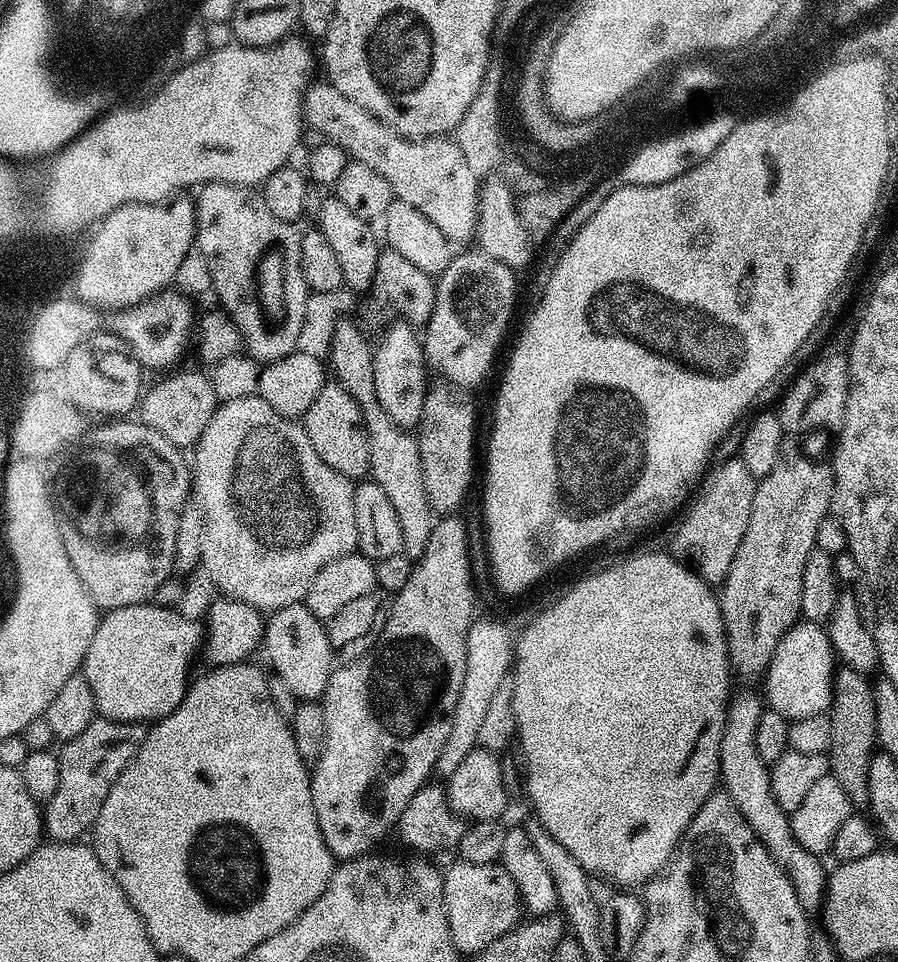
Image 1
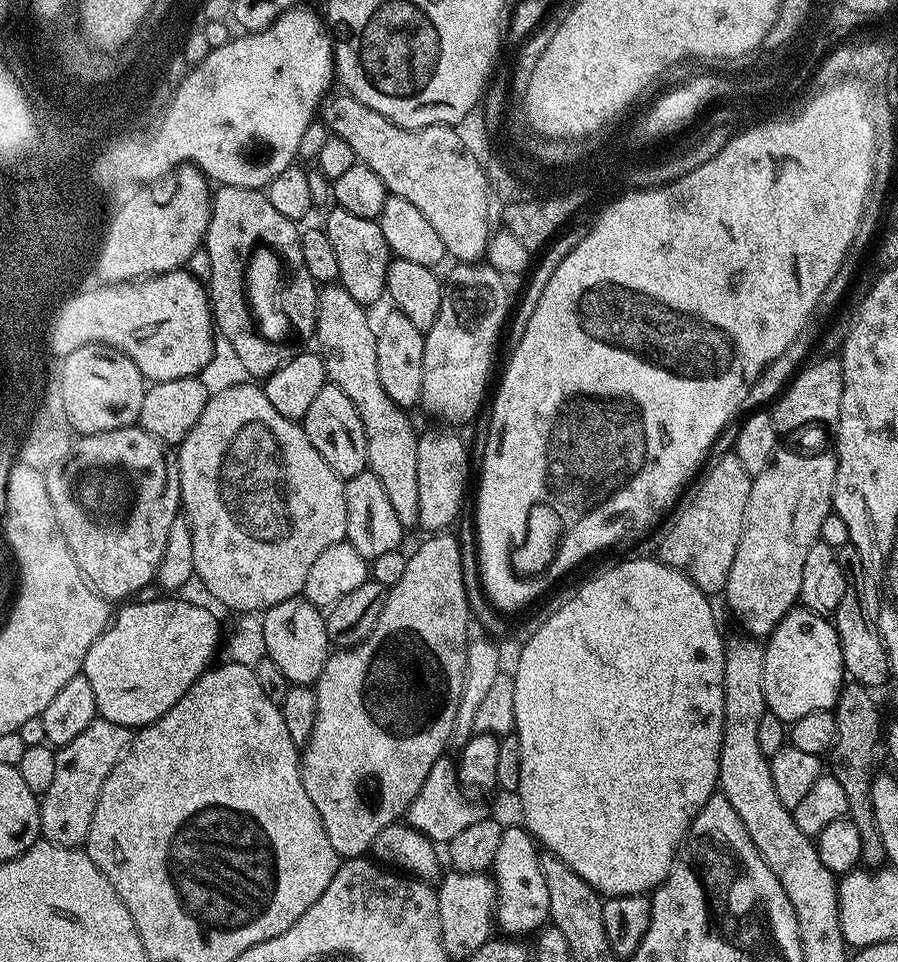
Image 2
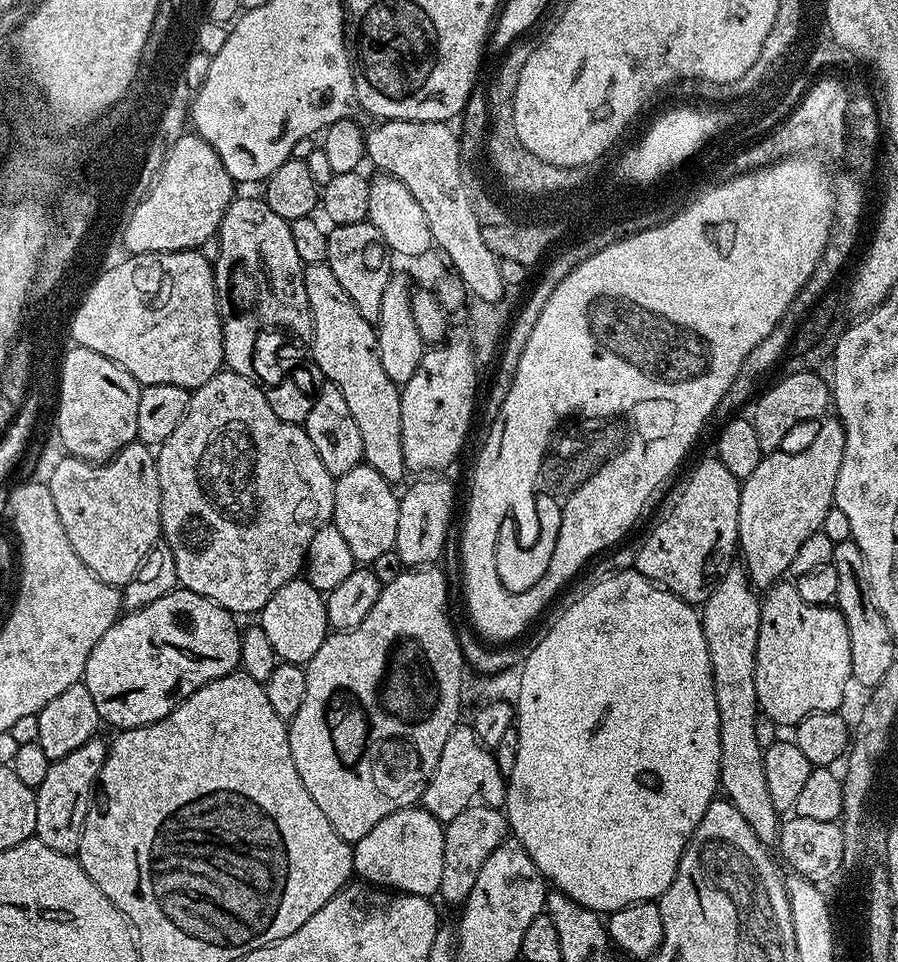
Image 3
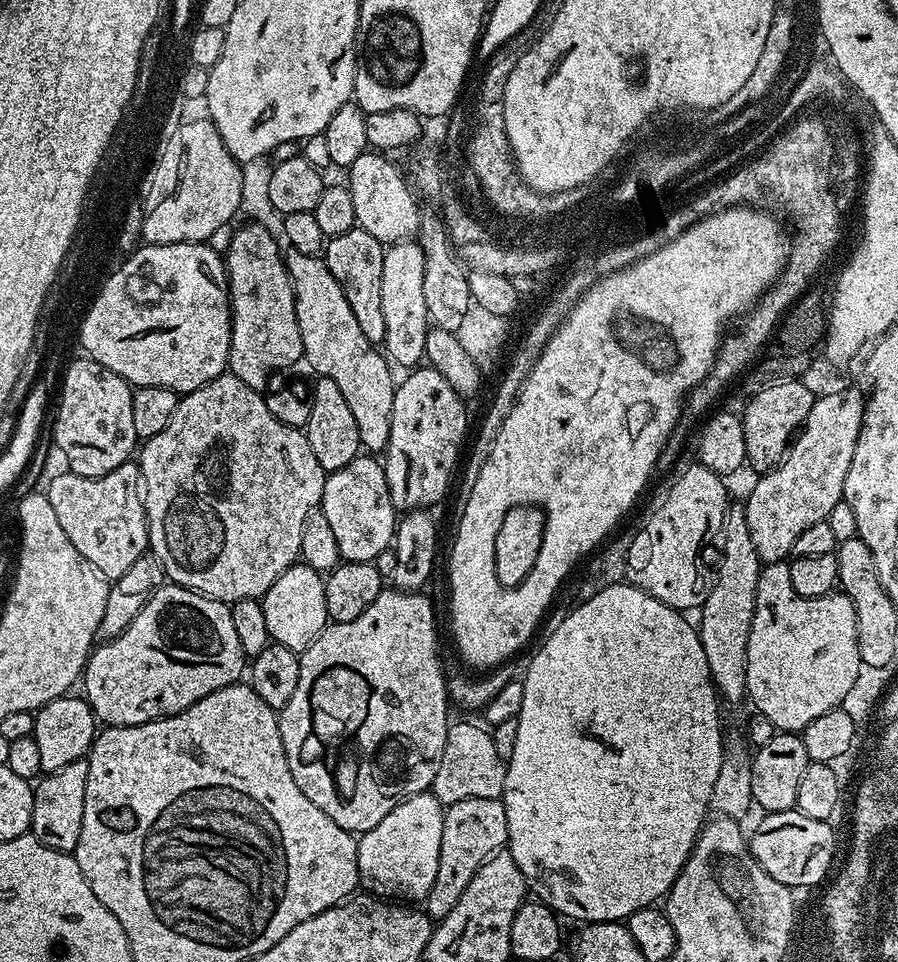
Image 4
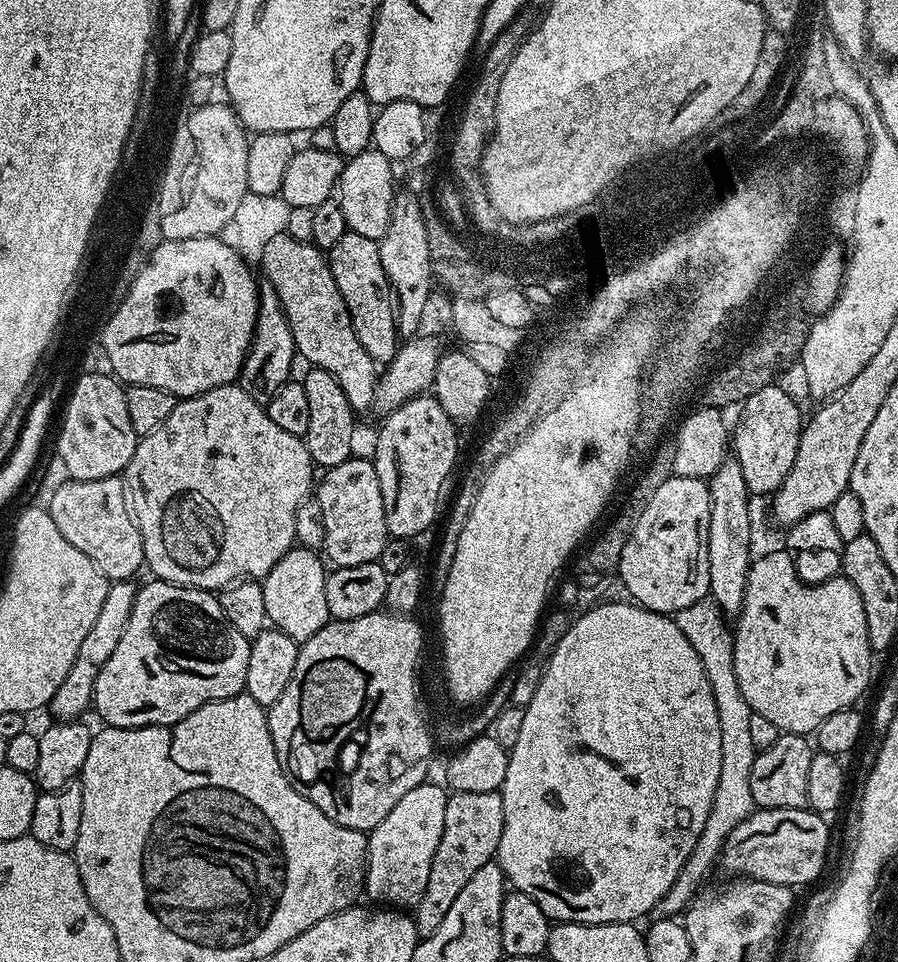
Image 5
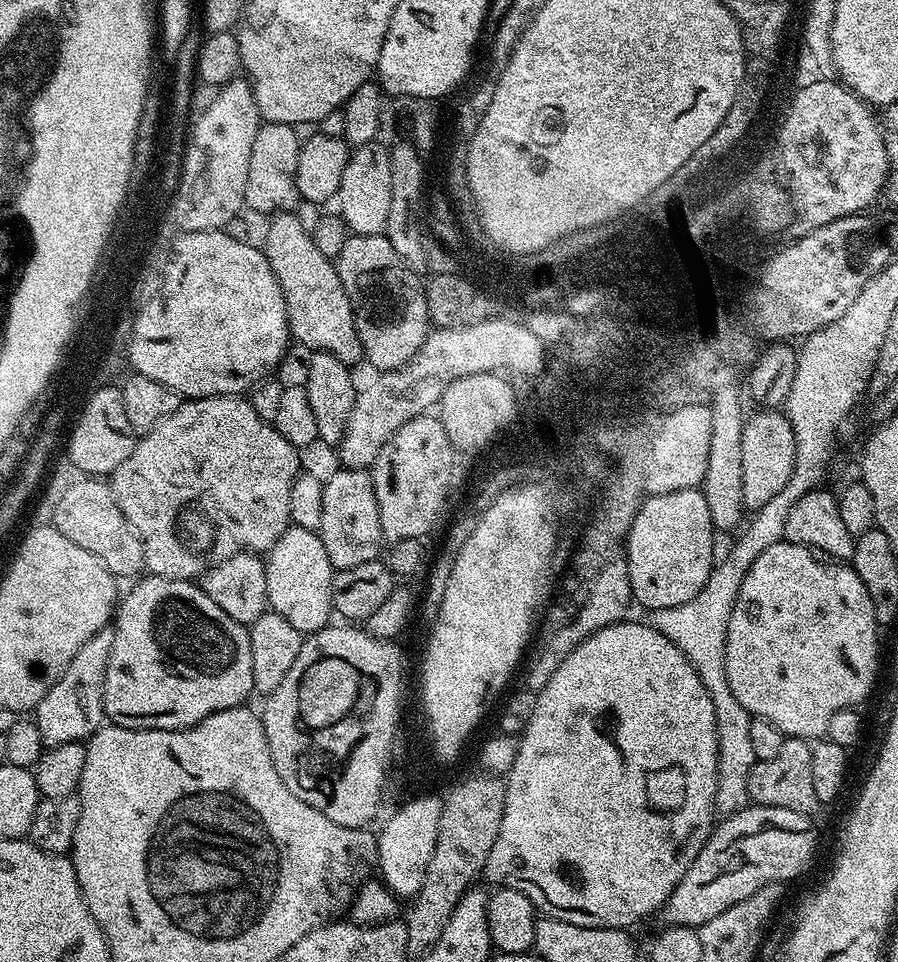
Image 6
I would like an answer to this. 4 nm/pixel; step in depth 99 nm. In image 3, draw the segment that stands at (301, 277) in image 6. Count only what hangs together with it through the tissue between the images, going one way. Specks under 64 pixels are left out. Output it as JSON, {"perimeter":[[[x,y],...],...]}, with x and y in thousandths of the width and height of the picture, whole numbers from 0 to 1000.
{"perimeter":[[[365,273],[342,275],[339,292],[347,327],[346,377],[364,398],[381,405],[381,414],[385,414],[385,422],[390,422],[390,431],[399,439],[399,451],[403,451],[404,481],[421,489],[433,503],[444,504],[444,499],[454,491],[448,468],[445,403],[430,393],[430,385],[425,385],[415,334],[399,326],[399,318],[390,314],[390,306],[381,301]]]}

